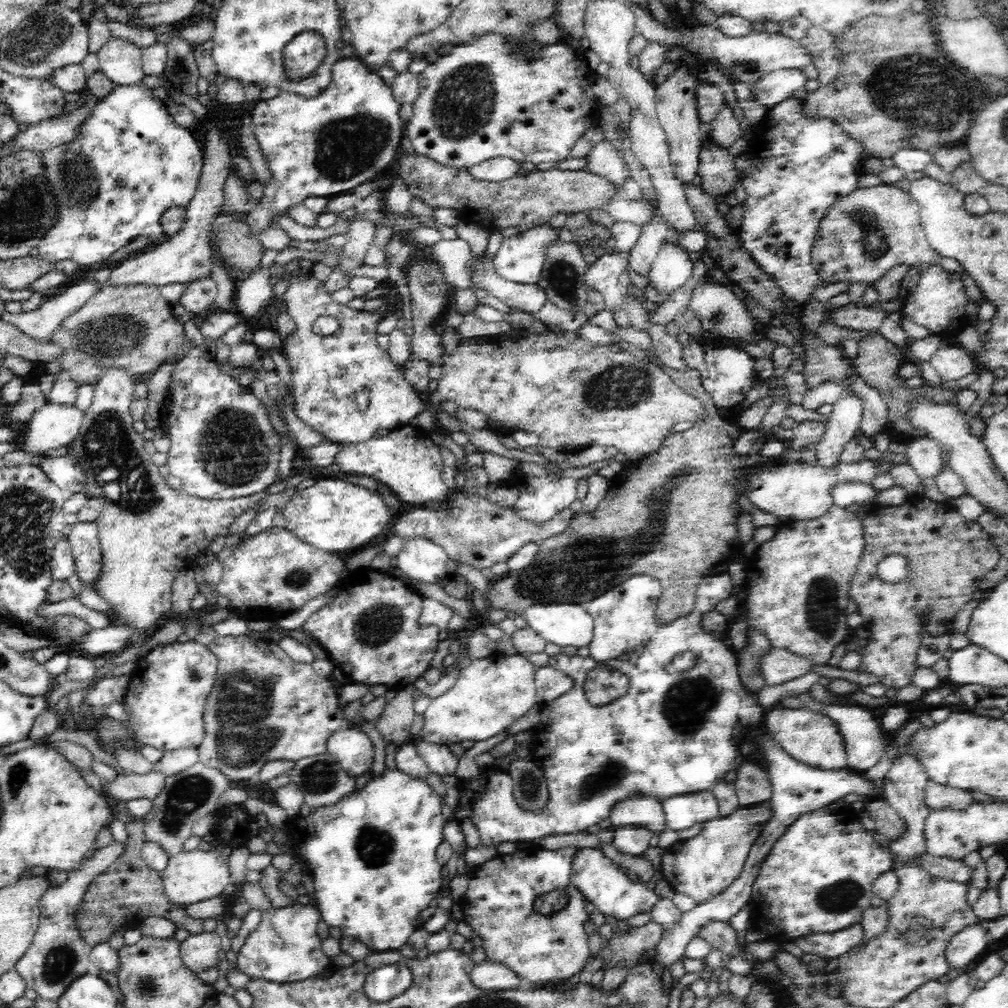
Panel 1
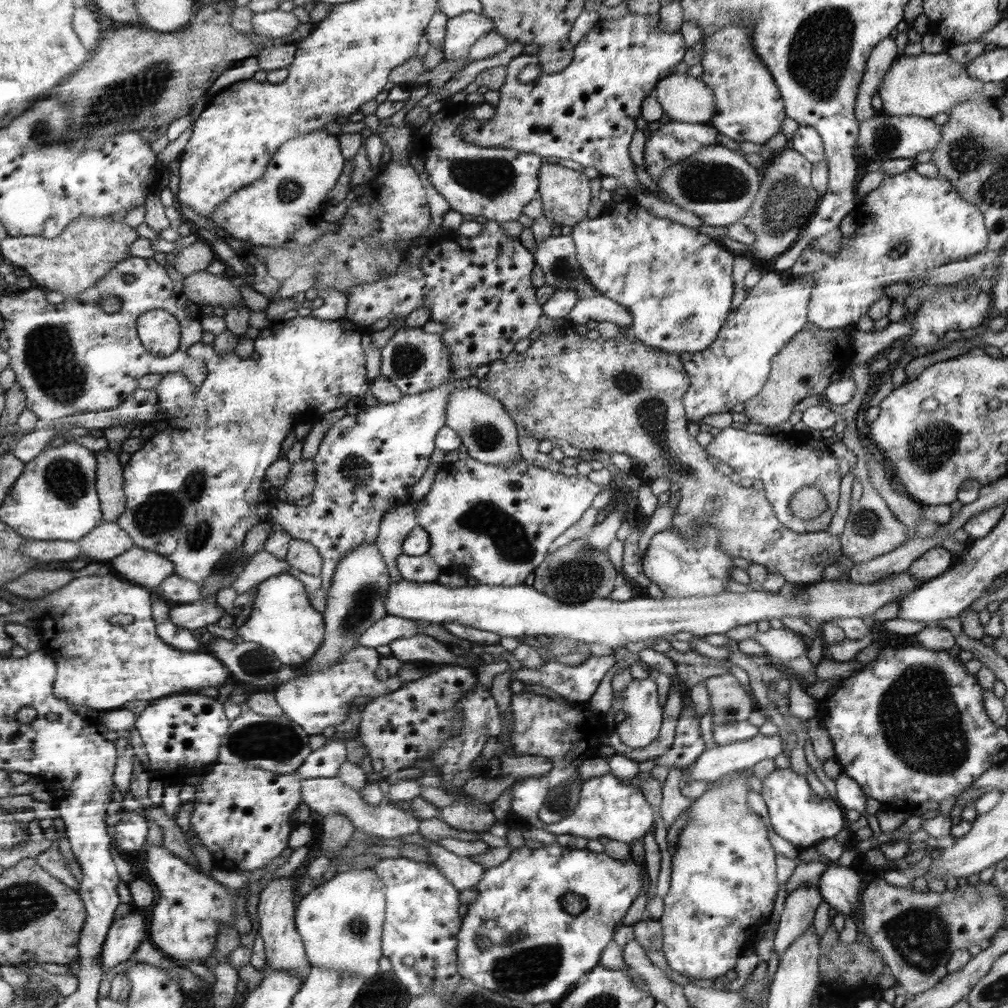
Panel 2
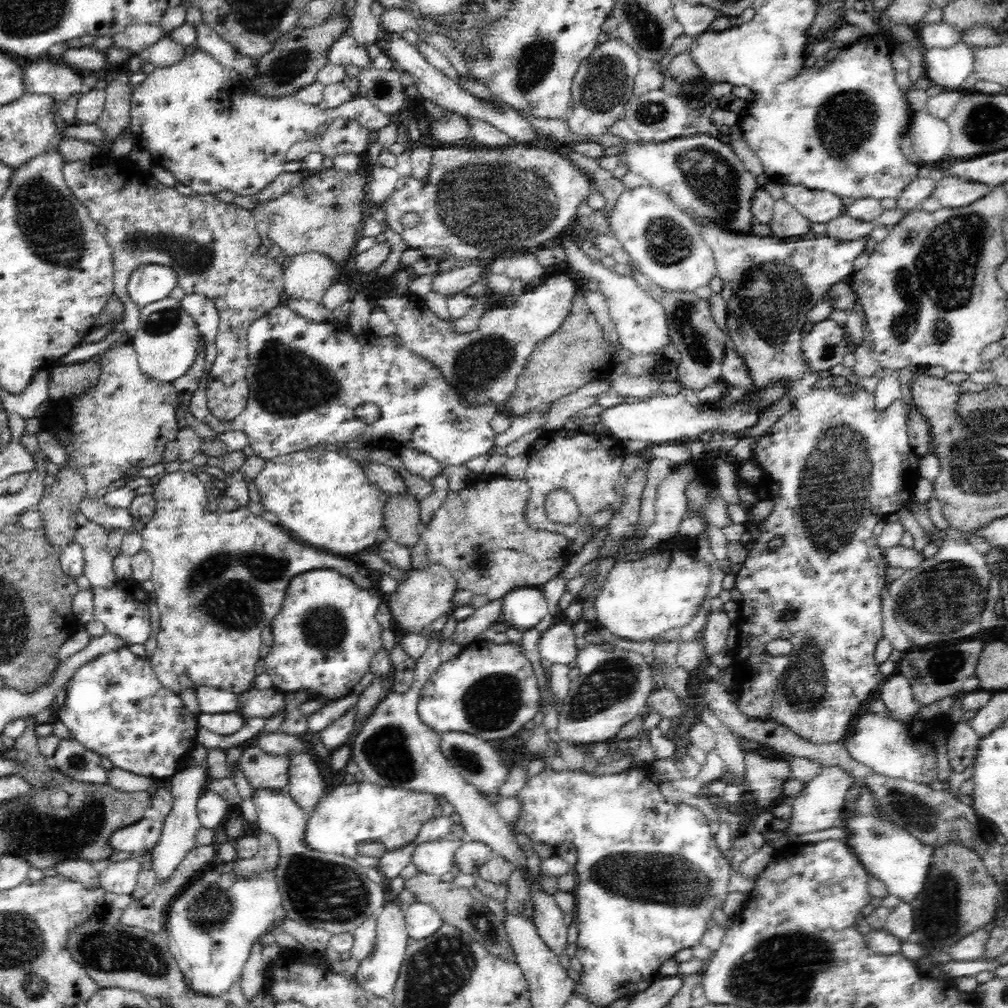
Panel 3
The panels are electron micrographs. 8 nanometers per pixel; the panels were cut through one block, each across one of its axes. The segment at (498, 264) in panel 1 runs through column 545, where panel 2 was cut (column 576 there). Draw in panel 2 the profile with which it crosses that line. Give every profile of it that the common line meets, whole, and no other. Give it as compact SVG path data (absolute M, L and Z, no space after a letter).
M629 196L626 201L630 204L630 214L624 214L624 210L606 210L597 218L587 217L575 224L571 238L578 266L582 268L586 280L596 286L602 295L630 312L633 320L628 328L642 343L676 353L706 350L716 342L728 319L734 292L734 254L730 254L727 248L722 248L716 239L712 240L696 229L648 214L637 204L634 196Z

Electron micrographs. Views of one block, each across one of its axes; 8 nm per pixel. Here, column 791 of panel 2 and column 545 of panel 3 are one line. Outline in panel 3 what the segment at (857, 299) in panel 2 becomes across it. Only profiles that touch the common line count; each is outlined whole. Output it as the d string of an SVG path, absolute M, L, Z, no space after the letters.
M500 256L500 260L492 260L486 270L494 273L505 274L514 279L520 279L522 284L530 285L536 278L545 278L548 274L547 267L541 266L536 256Z

